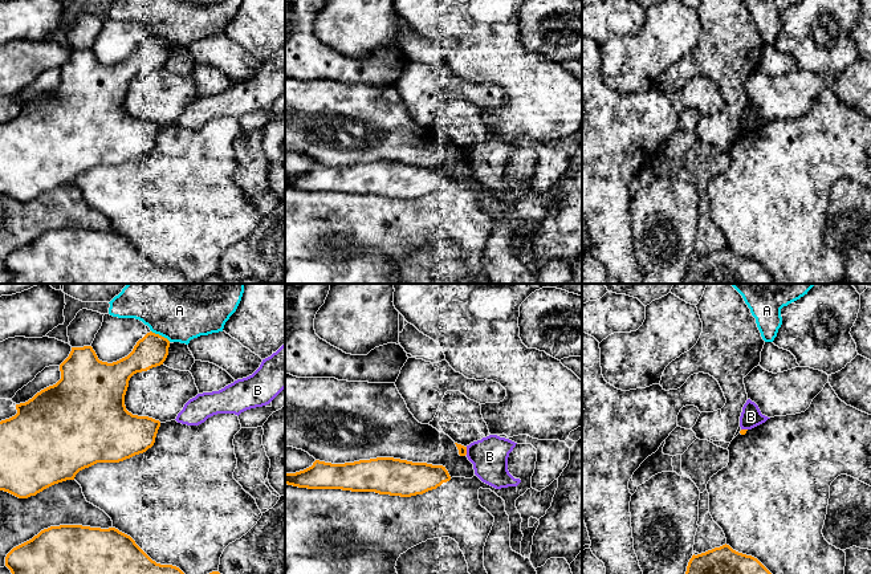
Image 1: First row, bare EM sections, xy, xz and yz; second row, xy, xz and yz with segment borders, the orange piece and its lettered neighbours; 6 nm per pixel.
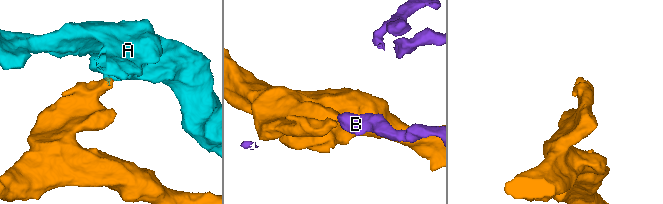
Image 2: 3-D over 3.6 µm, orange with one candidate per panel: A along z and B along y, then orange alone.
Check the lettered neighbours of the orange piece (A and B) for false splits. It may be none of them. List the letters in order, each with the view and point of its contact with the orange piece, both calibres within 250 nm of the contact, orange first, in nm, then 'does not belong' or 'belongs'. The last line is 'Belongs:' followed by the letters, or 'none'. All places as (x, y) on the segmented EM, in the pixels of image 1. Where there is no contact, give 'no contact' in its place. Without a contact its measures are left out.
A: xy (161, 336) | 190/500 nm | does not belong
B: xz (465, 451) | 50/220 nm | does not belong
Belongs: none

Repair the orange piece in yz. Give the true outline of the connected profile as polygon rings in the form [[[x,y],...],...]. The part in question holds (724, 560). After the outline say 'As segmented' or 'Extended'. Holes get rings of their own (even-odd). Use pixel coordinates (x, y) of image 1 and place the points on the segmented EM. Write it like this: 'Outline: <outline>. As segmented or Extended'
Outline: [[[729,545],[692,555],[685,574],[772,574],[757,558],[733,550]]]. As segmented

